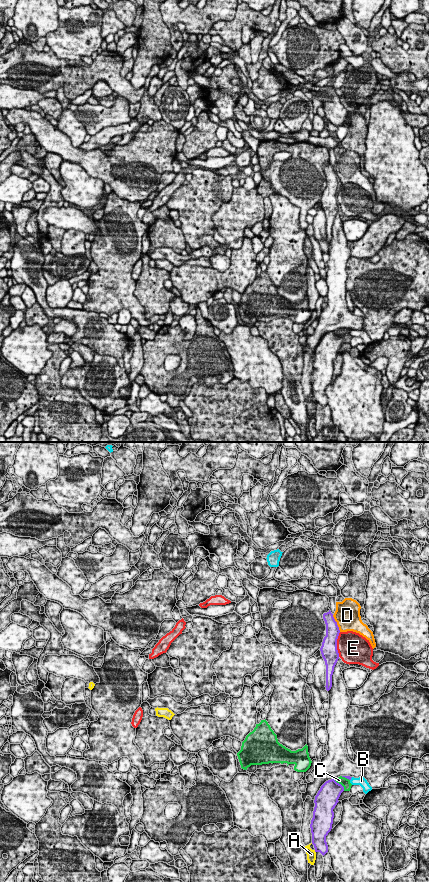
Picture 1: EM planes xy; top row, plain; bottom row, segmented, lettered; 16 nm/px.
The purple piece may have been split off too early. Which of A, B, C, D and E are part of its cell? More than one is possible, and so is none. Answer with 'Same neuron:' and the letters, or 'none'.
Same neuron: none

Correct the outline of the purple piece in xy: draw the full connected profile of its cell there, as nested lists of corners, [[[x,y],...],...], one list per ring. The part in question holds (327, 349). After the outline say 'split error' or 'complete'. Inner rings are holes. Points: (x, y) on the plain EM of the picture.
[[[335,331],[326,333],[315,348],[315,359],[310,380],[312,385],[312,396],[315,404],[323,408],[328,404],[326,388],[332,381],[334,364],[333,361],[339,354],[338,351],[344,339]]]; complete

